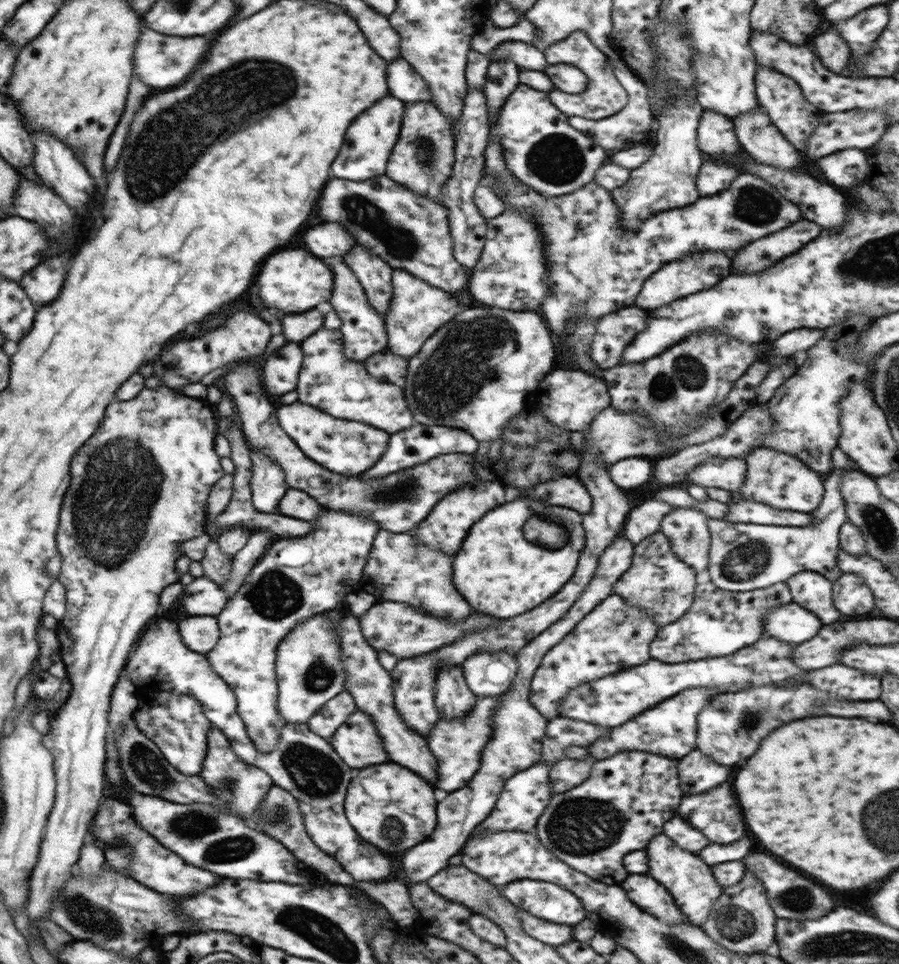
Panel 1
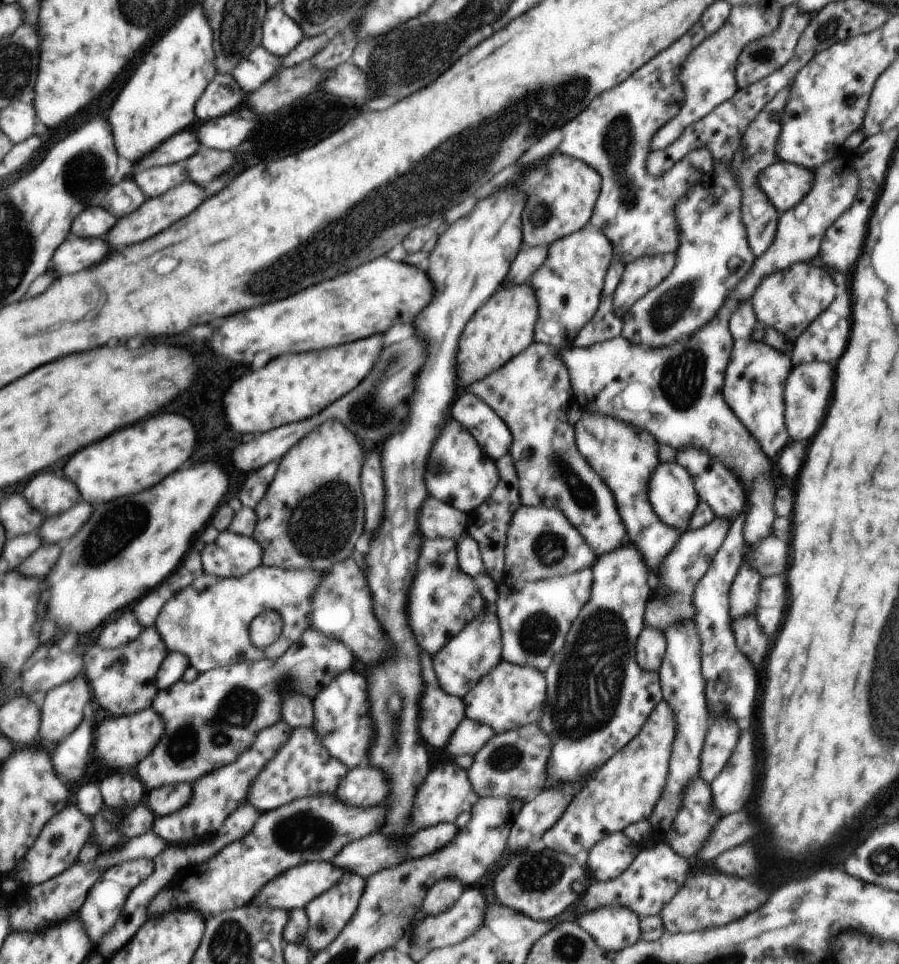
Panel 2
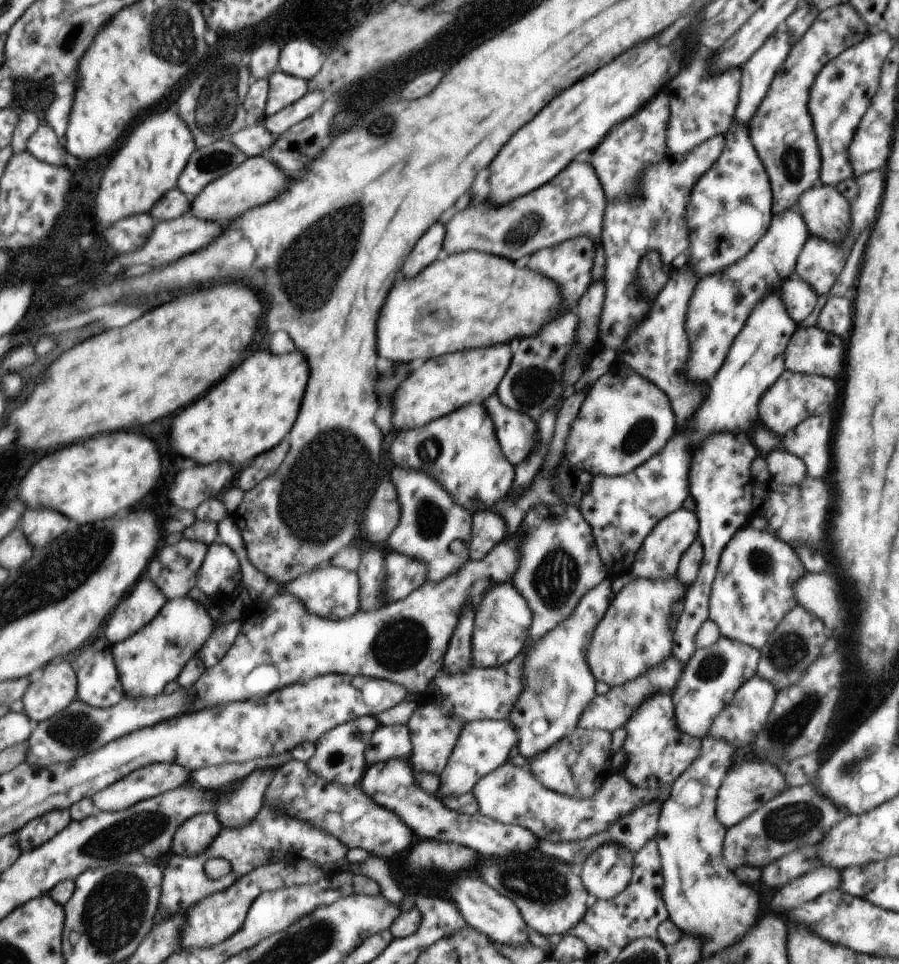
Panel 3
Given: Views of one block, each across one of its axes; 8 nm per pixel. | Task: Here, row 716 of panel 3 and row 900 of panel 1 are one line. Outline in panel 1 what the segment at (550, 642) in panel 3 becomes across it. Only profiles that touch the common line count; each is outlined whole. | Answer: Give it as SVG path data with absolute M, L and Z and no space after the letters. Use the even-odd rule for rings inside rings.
M523 878L503 885L501 894L517 908L554 924L573 926L588 916L575 894L553 882Z

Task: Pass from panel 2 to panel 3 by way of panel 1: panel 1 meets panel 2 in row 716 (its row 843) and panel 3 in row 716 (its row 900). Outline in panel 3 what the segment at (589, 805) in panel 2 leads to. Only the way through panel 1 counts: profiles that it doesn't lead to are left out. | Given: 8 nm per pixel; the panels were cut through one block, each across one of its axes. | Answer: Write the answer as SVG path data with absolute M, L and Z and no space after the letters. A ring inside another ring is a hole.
M724 636L718 637L712 646L697 648L671 696L679 731L701 739L706 737L713 720L733 700L738 688L756 674L761 656L759 649Z

